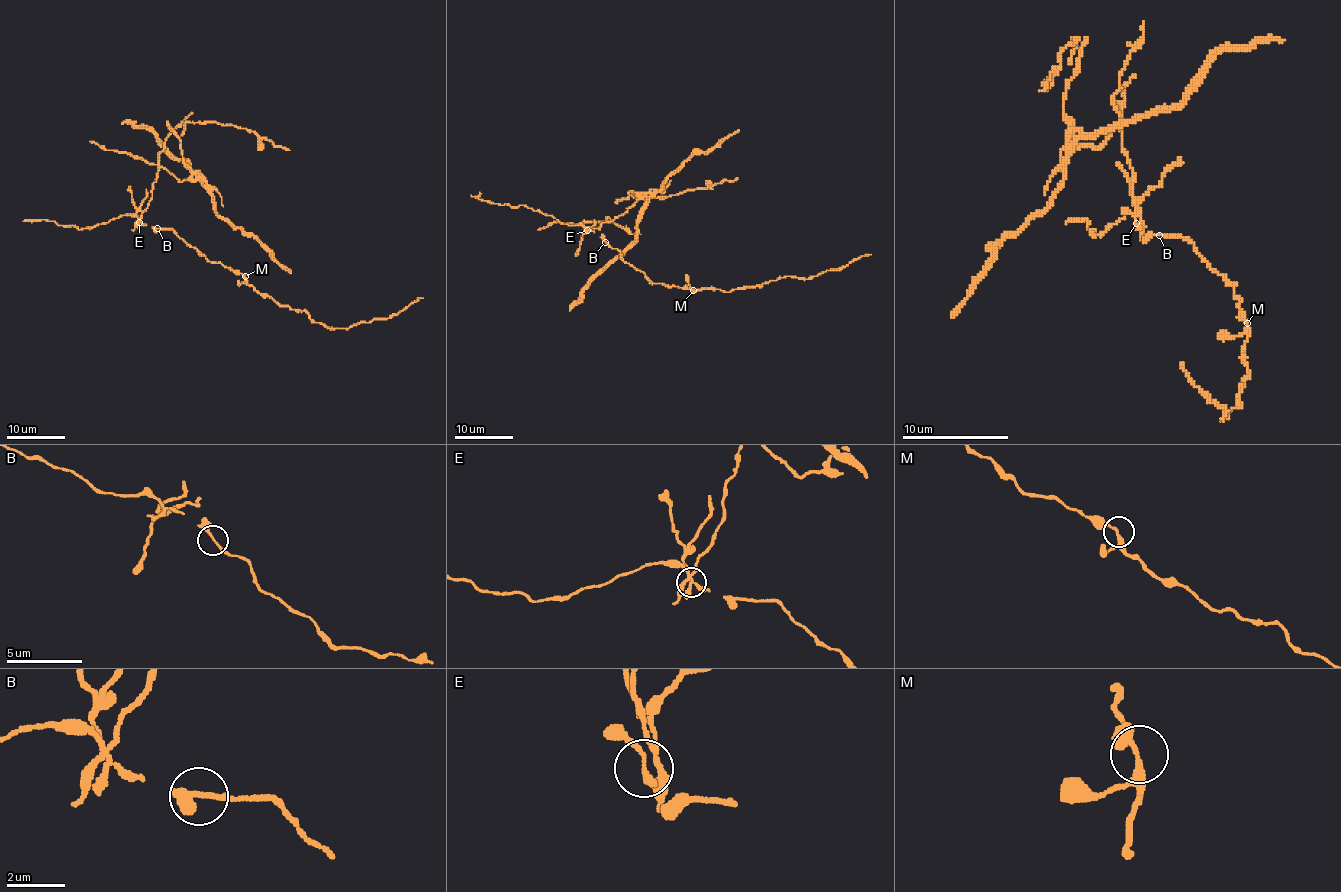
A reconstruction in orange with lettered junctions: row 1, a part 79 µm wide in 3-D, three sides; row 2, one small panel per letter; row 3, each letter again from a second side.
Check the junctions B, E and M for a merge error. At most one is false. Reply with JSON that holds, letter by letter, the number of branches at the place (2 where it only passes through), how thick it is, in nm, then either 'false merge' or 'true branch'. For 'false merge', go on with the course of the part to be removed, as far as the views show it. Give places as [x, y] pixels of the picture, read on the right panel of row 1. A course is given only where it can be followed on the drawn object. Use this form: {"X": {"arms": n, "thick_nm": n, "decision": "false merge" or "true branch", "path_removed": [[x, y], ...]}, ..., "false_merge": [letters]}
{"B": {"arms": 2, "thick_nm": 170, "decision": "true branch"}, "E": {"arms": 3, "thick_nm": 180, "decision": "false merge", "path_removed": [[1135, 224], [1141, 216], [1122, 125], [1095, 149], [1077, 141], [1063, 104], [1077, 40], [1039, 91]]}, "M": {"arms": 3, "thick_nm": 180, "decision": "true branch"}, "false_merge": ["E"]}

